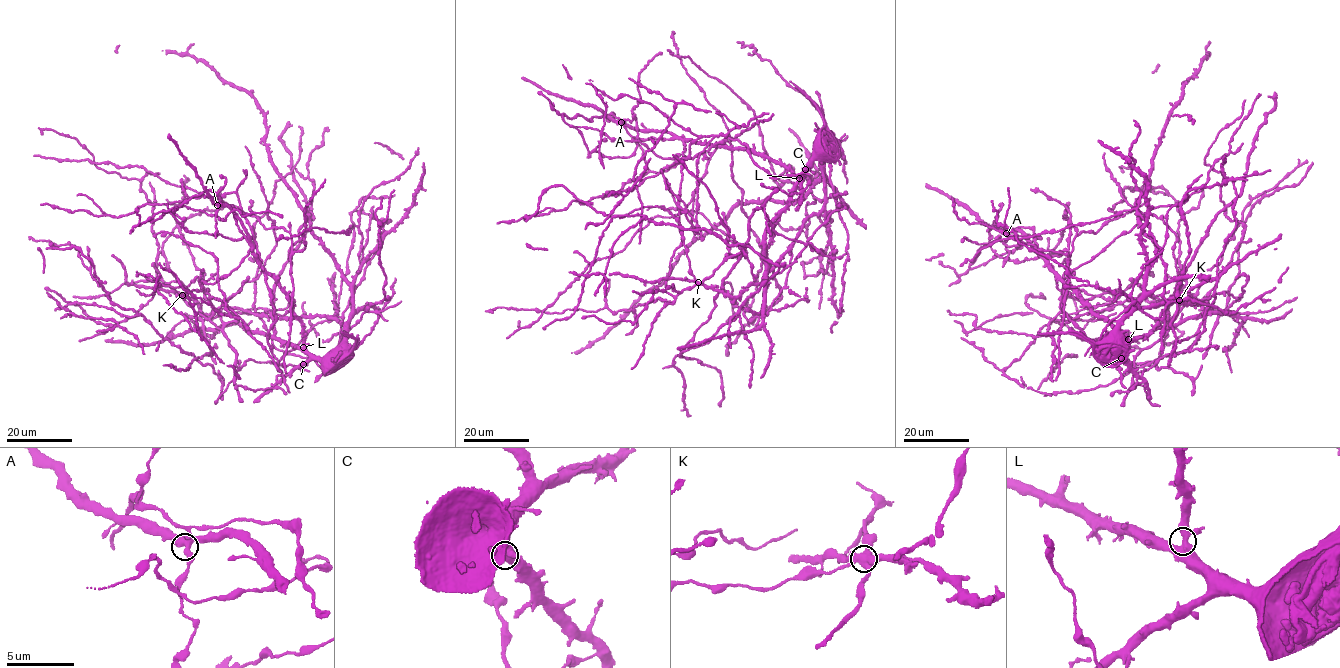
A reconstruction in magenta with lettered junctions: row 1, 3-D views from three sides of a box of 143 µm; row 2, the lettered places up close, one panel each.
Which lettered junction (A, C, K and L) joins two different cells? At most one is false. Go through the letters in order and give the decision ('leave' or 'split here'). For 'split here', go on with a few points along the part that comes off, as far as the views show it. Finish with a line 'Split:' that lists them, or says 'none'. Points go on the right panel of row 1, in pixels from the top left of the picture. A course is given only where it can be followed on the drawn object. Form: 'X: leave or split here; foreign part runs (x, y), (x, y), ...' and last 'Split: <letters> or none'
A: leave
C: leave
K: leave
L: leave
Split: none

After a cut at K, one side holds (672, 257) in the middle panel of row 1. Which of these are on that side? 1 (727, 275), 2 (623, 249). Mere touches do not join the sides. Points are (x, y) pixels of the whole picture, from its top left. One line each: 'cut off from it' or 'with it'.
1: with it
2: with it

